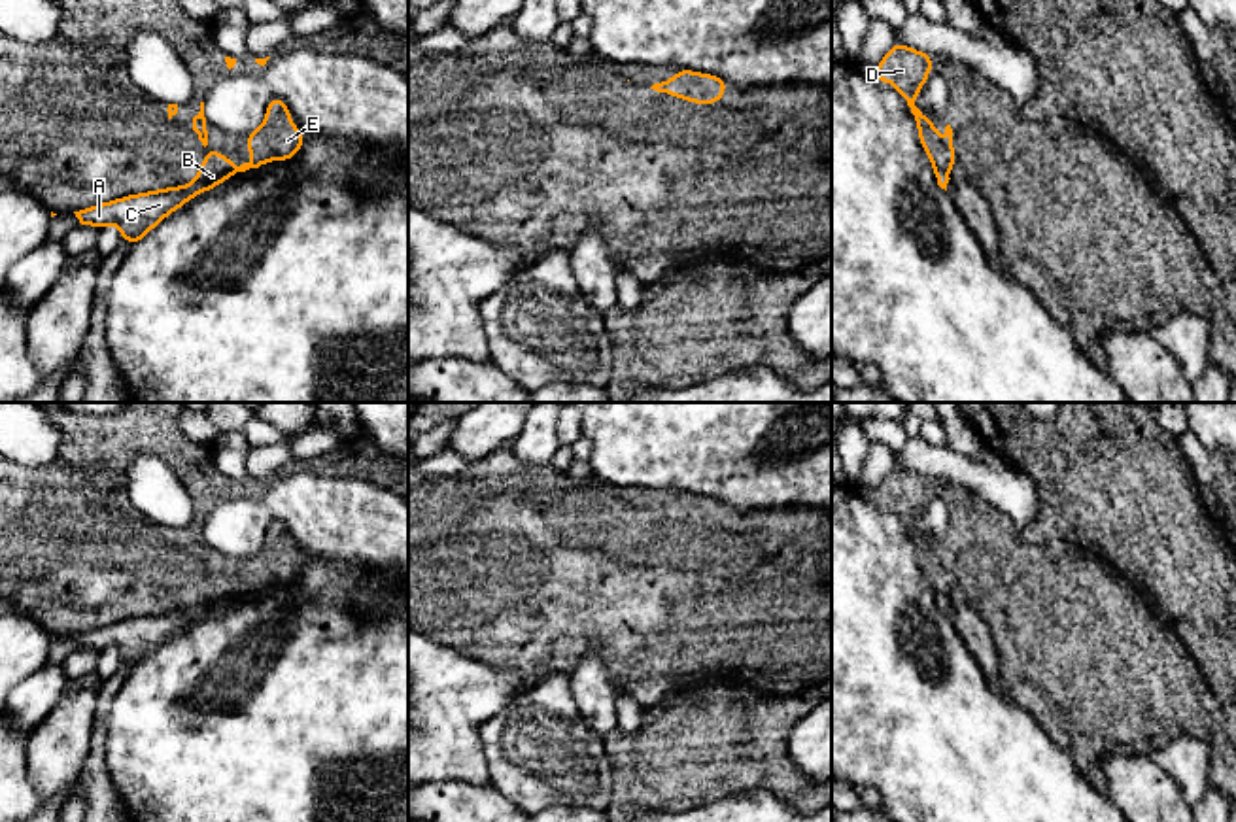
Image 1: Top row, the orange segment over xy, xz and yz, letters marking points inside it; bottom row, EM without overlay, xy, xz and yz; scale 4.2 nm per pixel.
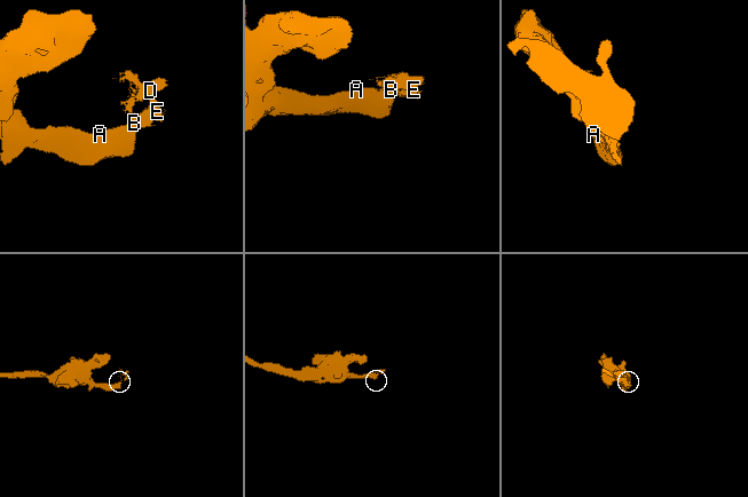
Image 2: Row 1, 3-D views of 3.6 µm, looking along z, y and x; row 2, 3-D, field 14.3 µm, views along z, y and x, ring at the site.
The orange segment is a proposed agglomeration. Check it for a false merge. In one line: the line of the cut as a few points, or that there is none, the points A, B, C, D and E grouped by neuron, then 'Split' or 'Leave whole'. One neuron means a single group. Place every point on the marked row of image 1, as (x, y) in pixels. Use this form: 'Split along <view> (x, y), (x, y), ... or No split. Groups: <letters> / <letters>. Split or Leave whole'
Split along xz (669, 80), (685, 82), (690, 89). Groups: A B C / D E. Split

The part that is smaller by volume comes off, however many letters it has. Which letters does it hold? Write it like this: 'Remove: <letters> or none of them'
Remove: D, E

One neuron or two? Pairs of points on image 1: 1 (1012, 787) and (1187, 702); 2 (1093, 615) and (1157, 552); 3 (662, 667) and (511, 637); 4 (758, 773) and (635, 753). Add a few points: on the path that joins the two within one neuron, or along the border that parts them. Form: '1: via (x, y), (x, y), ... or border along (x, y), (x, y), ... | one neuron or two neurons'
1: border along (1070, 756), (1076, 770), (1100, 790) | two neurons
2: border along (1095, 550), (1138, 592), (1155, 615) | two neurons
3: via (624, 633), (549, 633) | one neuron
4: via (728, 754), (666, 754) | one neuron

